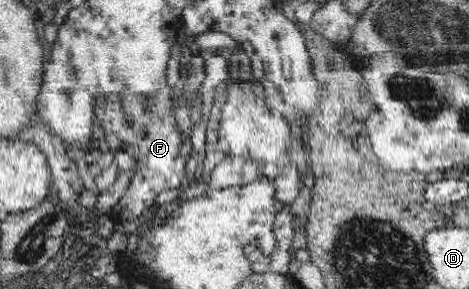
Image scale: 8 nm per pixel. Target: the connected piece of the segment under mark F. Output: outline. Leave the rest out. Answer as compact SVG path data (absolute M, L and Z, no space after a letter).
M150 95L140 101L137 99L126 106L120 106L118 114L114 114L114 105L111 103L101 105L100 101L97 104L99 105L97 115L101 119L104 134L109 139L106 150L113 154L118 171L129 168L136 170L125 195L112 208L111 218L117 222L141 214L145 208L153 204L157 195L167 188L183 186L184 193L180 194L179 198L180 201L185 201L200 197L210 187L201 180L200 185L187 187L187 183L191 183L194 179L194 177L187 179L183 174L190 158L191 141L183 139L181 133L175 129L174 118L169 115L173 108L169 98L161 96L155 98L154 102L153 97L154 95Z

